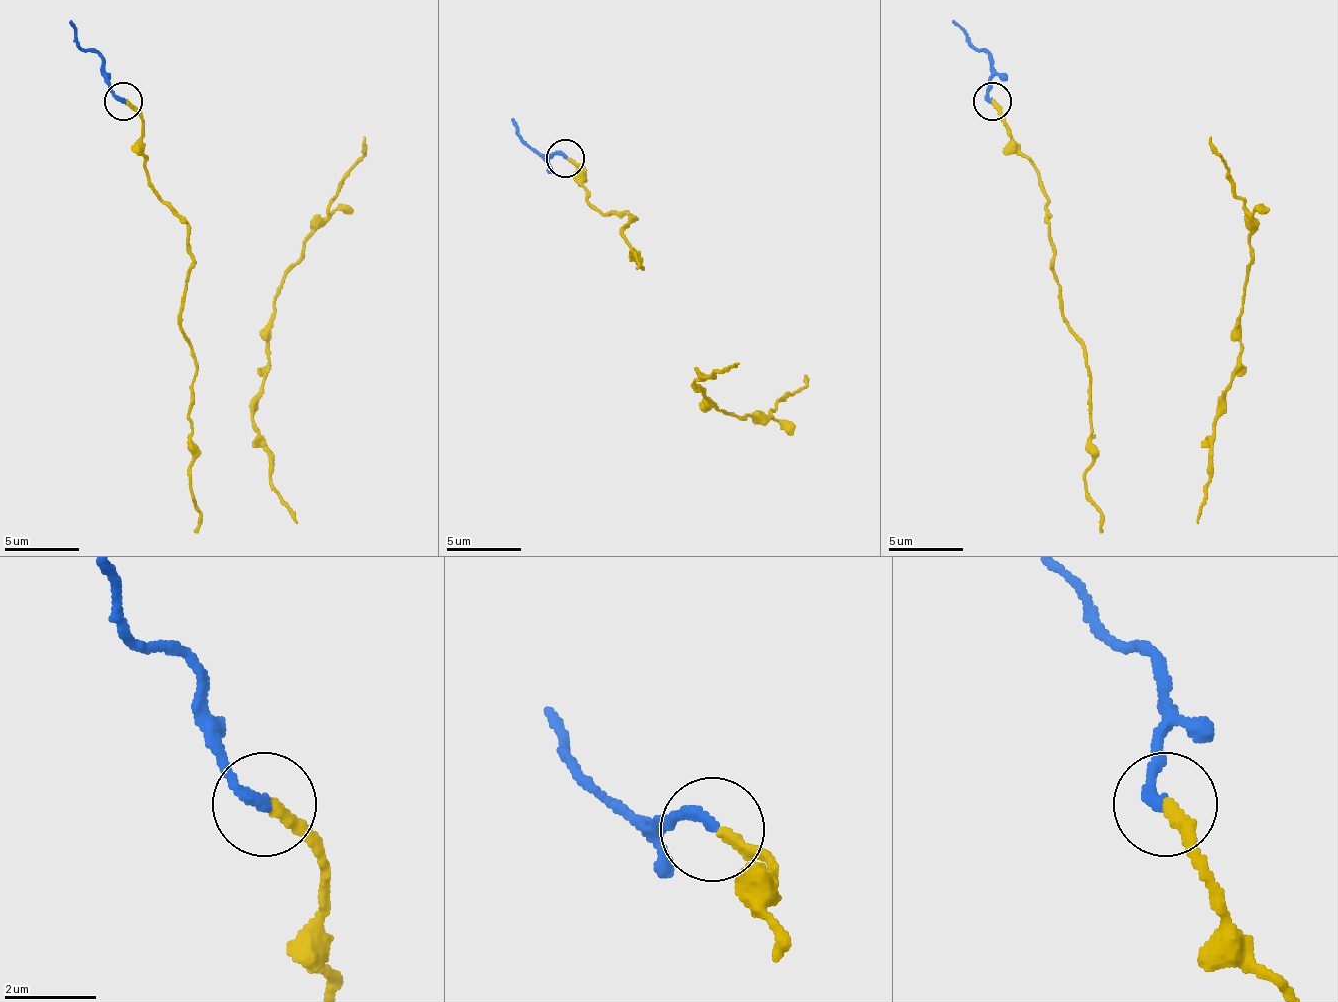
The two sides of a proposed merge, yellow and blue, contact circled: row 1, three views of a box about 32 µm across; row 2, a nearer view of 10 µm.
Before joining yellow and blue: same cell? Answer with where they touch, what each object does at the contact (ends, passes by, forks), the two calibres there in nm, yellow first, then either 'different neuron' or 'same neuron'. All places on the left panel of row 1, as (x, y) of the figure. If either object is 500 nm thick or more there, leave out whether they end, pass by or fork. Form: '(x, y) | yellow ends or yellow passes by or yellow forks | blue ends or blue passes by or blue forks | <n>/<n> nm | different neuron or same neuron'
(123, 101) | yellow ends | blue ends | 240/260 nm | same neuron

